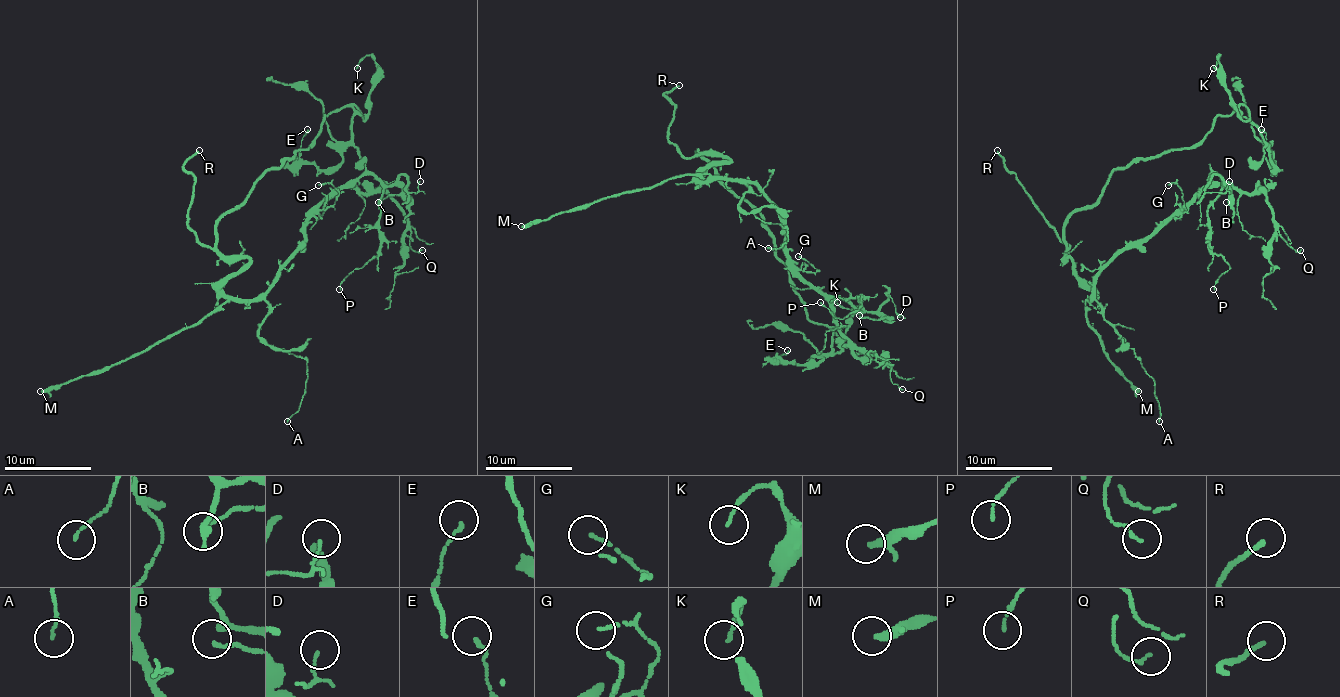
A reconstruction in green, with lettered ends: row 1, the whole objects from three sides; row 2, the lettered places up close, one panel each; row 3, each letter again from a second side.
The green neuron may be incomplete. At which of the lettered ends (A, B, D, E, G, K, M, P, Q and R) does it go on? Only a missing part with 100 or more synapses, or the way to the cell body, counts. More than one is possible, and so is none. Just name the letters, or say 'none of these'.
R

